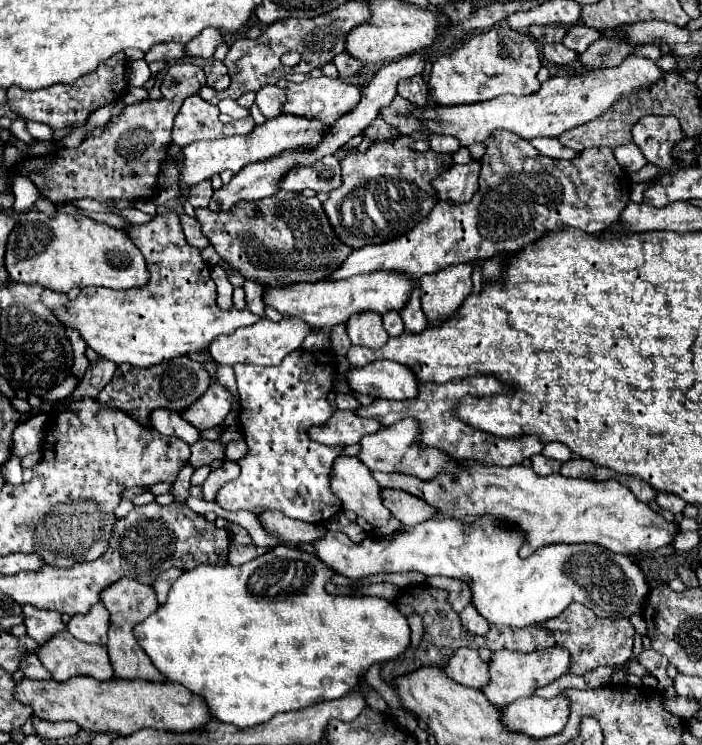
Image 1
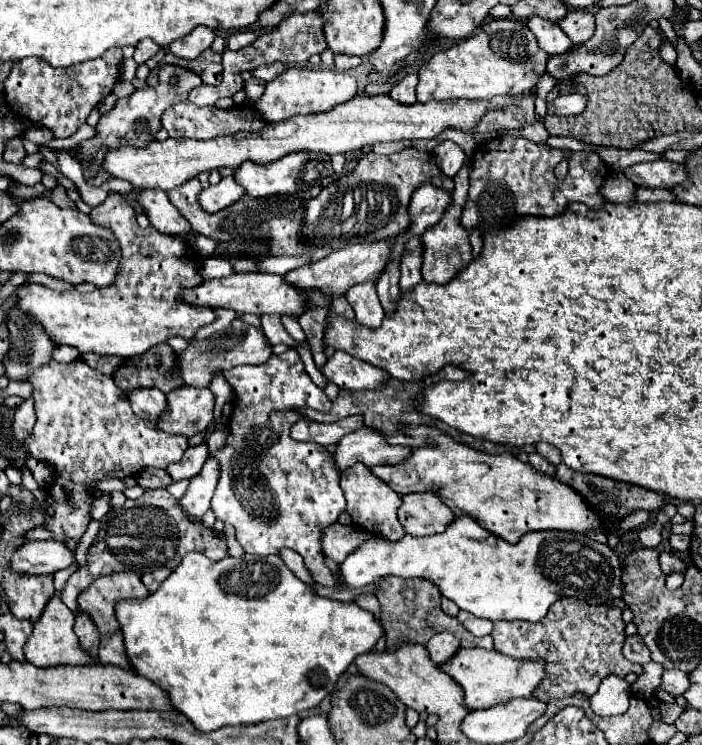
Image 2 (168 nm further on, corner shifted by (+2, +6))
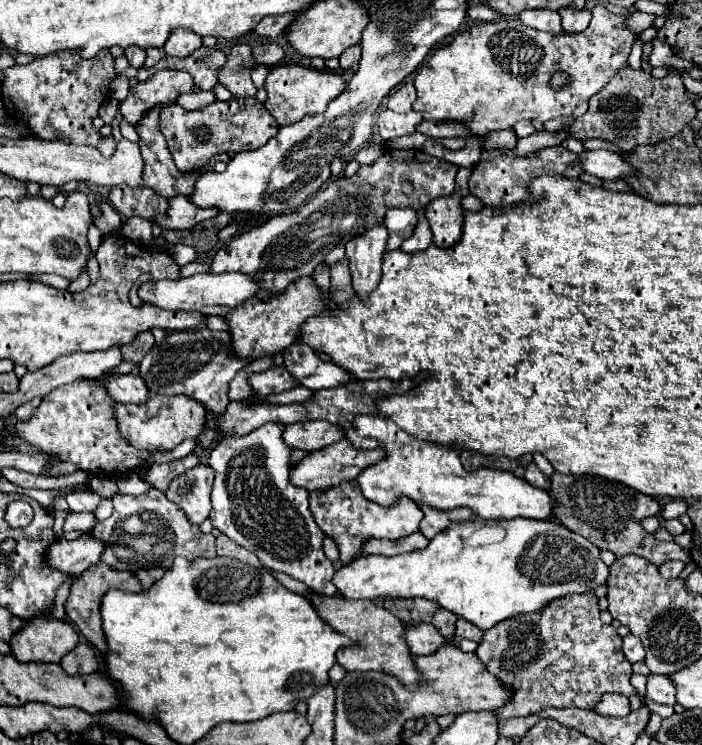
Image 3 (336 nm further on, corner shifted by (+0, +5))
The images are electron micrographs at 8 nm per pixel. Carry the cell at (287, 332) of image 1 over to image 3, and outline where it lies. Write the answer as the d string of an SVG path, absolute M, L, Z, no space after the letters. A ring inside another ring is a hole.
M208 328L168 332L162 342L156 342L142 358L140 378L152 394L162 396L188 396L204 404L208 410L224 410L228 406L228 384L240 368L248 362L228 358L228 332L214 332Z

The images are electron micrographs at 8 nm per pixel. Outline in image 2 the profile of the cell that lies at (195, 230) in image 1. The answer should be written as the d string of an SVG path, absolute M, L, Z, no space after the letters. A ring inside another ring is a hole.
M144 189L138 195L138 203L160 233L180 235L192 231L190 223L180 215L180 211L168 199L168 193L162 193L162 189Z

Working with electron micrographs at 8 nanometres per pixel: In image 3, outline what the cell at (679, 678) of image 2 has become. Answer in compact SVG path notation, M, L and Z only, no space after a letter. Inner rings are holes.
M650 674L648 676L646 698L650 698L652 702L674 706L676 704L674 692L676 692L676 686L672 686L672 680L668 676L660 676L660 674Z

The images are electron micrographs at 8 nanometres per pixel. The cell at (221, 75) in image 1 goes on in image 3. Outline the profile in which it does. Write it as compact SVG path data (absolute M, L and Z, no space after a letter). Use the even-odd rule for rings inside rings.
M200 48L186 58L164 56L158 64L154 64L150 68L150 72L154 72L154 68L158 68L158 70L166 70L166 68L184 70L184 72L192 74L194 82L202 90L210 90L216 84L216 66L220 66L220 62L224 62L224 58L226 58L226 54L218 48Z

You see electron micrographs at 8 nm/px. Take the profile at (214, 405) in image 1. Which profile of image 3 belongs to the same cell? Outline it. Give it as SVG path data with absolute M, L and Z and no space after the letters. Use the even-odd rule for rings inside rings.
M148 396L144 404L118 404L114 408L114 418L122 438L138 450L172 450L186 438L196 438L200 432L200 422L204 422L204 406L192 402L192 398L158 398Z

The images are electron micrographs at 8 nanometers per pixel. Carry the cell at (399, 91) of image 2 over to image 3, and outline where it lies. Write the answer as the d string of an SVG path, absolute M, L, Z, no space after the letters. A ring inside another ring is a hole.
M402 84L388 100L388 108L392 112L410 112L412 110L412 104L416 100L416 88L414 84Z

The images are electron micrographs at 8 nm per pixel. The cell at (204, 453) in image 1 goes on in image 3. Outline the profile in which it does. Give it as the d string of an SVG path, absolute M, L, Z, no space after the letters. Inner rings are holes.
M194 454L186 456L186 458L180 458L180 460L172 460L172 462L166 462L166 464L156 464L156 466L150 466L146 476L144 476L144 482L150 484L152 488L164 492L164 486L168 486L168 482L176 476L176 474L182 474L184 470L190 470L192 466L198 464L198 458Z

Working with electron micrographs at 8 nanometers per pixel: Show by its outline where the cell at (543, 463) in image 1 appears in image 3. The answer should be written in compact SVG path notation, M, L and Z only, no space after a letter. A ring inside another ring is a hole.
M534 462L526 468L524 480L526 480L528 484L536 486L536 488L542 488L542 490L548 490L548 486L550 486L550 478L548 478L548 476L544 476L544 474L538 470L538 466L536 466Z

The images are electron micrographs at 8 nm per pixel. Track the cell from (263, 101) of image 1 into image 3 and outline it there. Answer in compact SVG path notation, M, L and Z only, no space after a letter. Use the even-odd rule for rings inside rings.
M236 44L228 54L226 64L218 72L218 82L232 92L232 96L254 96L256 86L252 84L250 72L254 68L252 50L246 44Z

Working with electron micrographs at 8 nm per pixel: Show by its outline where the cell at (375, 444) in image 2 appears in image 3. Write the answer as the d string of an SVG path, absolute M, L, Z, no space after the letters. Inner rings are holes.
M342 438L336 444L330 444L330 446L322 448L322 450L306 454L296 466L292 466L290 482L294 486L306 488L308 492L312 492L312 490L326 490L326 488L332 488L332 486L336 486L340 482L354 480L356 474L360 474L360 470L364 470L364 466L370 466L372 462L376 462L376 458L380 458L380 448L356 450L354 446L350 446L350 442L346 438Z

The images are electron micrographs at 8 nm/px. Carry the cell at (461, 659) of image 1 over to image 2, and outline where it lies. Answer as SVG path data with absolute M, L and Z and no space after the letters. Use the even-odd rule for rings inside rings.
M448 631L438 633L428 641L428 651L436 665L444 665L446 661L450 661L458 649L460 649L460 639Z

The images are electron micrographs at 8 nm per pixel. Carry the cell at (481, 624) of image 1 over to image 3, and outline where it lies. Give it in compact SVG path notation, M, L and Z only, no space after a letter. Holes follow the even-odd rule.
M458 620L456 622L456 638L466 638L466 640L474 640L480 642L482 640L482 630L478 630L474 624L466 622L466 620Z

